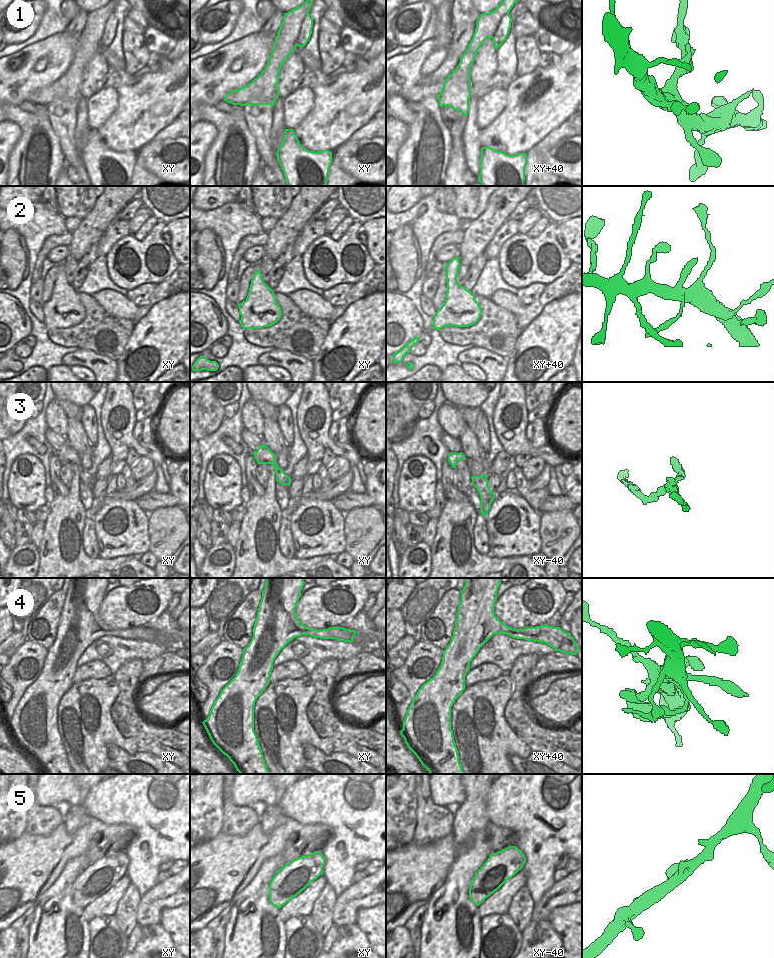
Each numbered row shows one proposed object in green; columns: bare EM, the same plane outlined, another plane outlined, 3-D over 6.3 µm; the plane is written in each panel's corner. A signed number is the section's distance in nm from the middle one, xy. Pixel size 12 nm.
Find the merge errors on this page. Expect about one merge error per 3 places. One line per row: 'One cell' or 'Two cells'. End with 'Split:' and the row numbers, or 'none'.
1: Two cells
2: One cell
3: One cell
4: One cell
5: One cell
Split: 1

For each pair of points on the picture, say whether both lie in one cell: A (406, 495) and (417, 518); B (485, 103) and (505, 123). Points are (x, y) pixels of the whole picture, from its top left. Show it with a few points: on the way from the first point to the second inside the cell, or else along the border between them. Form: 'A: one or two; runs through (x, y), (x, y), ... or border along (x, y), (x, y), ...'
A: two; border along (409, 511), (425, 513)
B: two; border along (507, 93), (506, 107), (488, 125), (480, 129)

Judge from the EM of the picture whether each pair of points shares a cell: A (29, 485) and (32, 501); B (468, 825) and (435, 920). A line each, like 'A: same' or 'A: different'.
A: same
B: same

